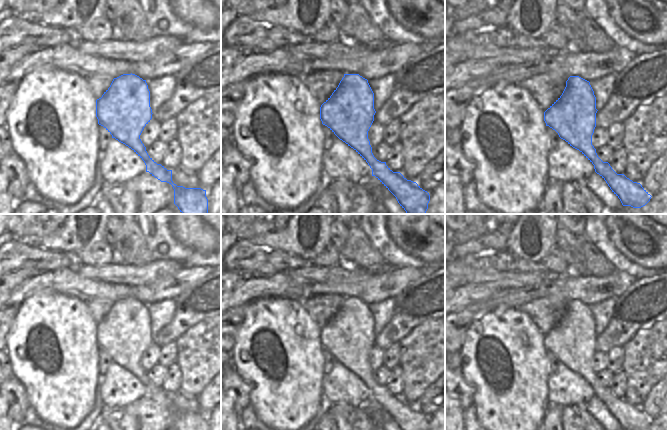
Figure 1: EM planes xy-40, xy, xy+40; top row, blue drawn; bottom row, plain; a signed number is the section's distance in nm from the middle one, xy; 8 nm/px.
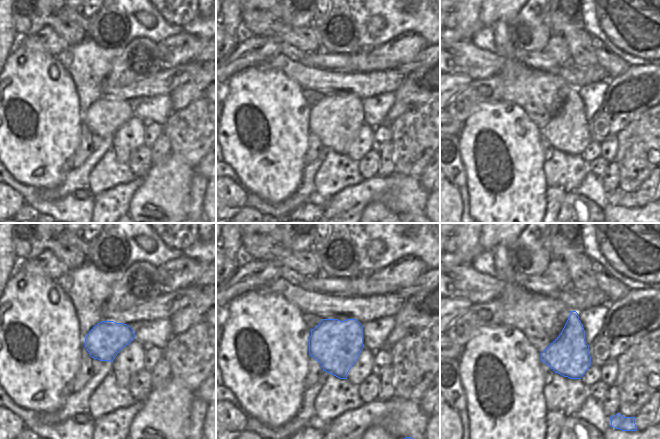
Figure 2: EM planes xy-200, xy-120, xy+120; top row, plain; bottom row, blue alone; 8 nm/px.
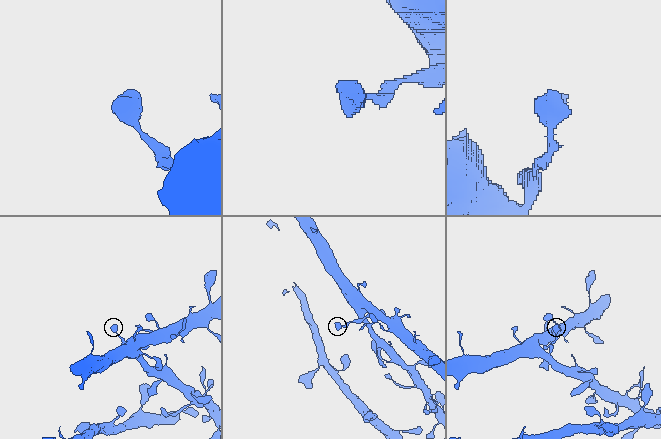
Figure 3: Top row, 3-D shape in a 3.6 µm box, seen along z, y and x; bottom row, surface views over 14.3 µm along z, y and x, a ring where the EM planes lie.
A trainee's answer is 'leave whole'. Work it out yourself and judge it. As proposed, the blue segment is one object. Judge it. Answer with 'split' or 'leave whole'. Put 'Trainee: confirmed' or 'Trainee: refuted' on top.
Trainee: confirmed
leave whole

